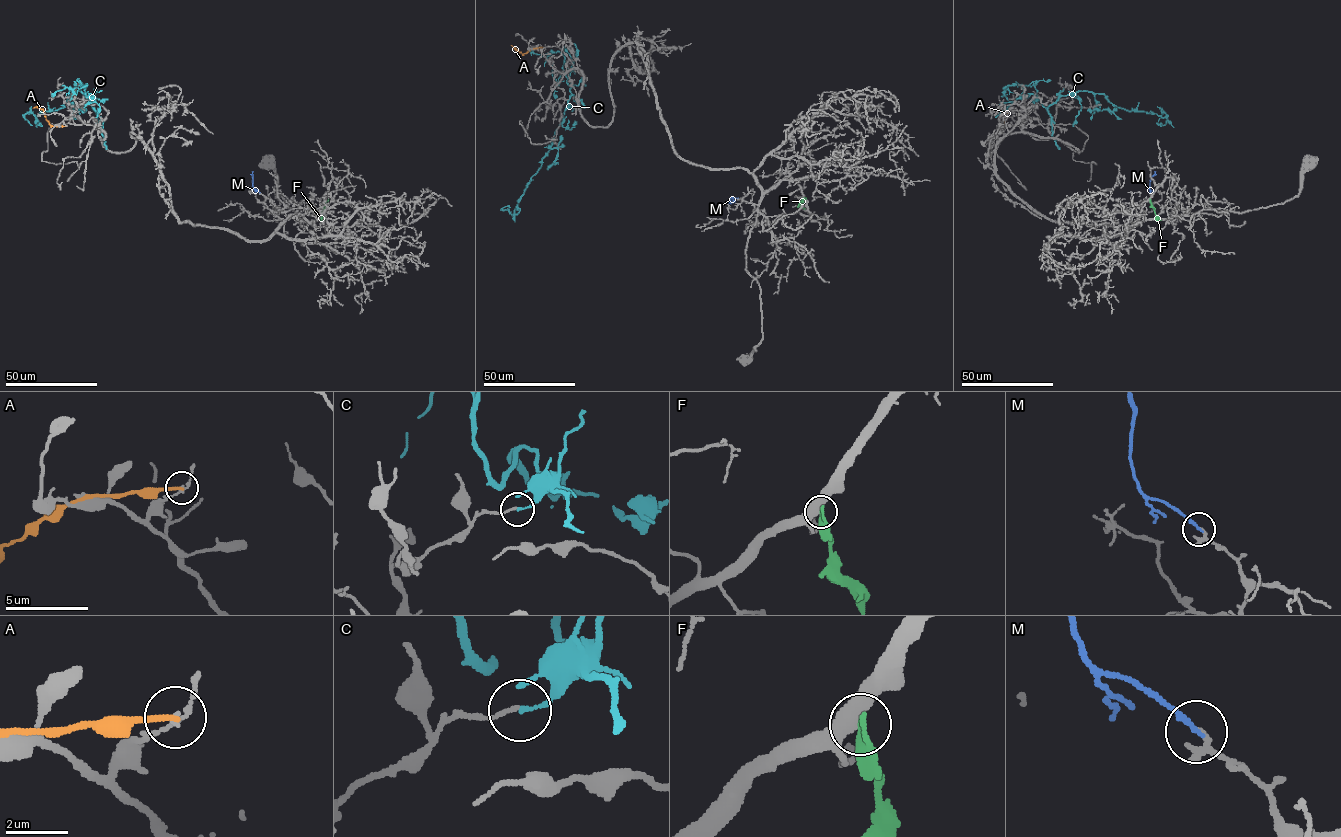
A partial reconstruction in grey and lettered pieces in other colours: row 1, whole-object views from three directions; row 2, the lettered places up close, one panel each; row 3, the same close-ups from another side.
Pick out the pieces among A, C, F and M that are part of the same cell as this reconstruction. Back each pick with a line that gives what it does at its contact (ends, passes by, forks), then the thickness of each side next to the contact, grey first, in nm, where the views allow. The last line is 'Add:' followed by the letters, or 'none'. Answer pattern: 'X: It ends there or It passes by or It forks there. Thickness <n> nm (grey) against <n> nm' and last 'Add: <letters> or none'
M: It ends there. Thickness 160 nm (grey) against 180 nm
Add: M

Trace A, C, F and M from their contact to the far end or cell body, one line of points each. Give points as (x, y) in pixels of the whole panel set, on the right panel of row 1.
A: (999, 126), (1005, 122), (1007, 112), (1002, 107), (997, 107)
C: (1022, 100), (1034, 94), (1047, 107), (1061, 95), (1102, 93), (1129, 111), (1165, 117), (1162, 112), (1159, 125)
F: (1150, 199), (1160, 220)
M: (1150, 193), (1150, 178), (1155, 171)

